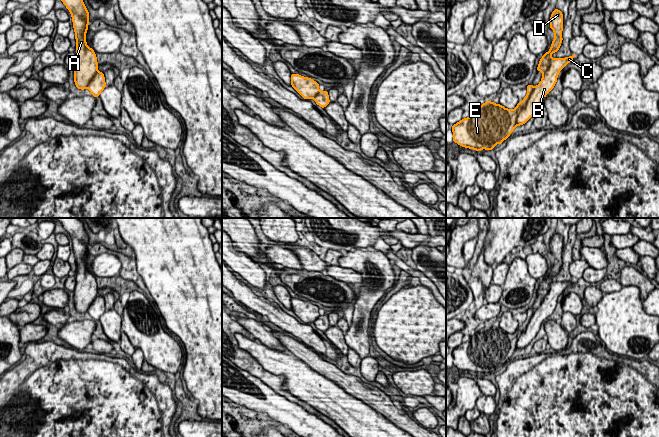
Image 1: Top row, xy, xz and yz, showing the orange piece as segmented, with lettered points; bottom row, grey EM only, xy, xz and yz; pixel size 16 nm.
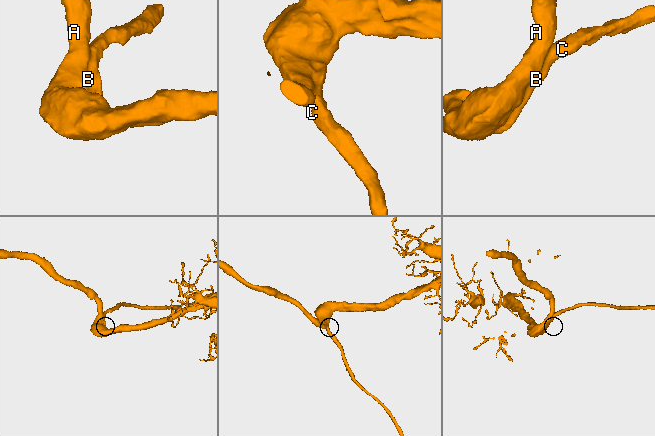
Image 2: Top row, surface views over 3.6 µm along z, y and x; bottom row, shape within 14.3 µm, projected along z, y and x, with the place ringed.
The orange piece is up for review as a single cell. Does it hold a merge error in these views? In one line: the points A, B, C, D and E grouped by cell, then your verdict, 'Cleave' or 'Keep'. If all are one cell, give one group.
Groups: A B C D E. Keep

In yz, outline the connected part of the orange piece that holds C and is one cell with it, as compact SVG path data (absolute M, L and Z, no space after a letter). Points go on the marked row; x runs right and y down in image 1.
M556 8L550 17L550 28L555 36L550 50L545 52L537 67L537 72L541 71L543 75L540 83L537 86L528 85L527 95L513 110L489 100L475 108L470 117L451 126L455 143L476 151L492 150L496 144L508 139L516 126L525 124L533 116L541 100L554 88L559 72L576 56L551 57L559 50L563 40L563 14Z

